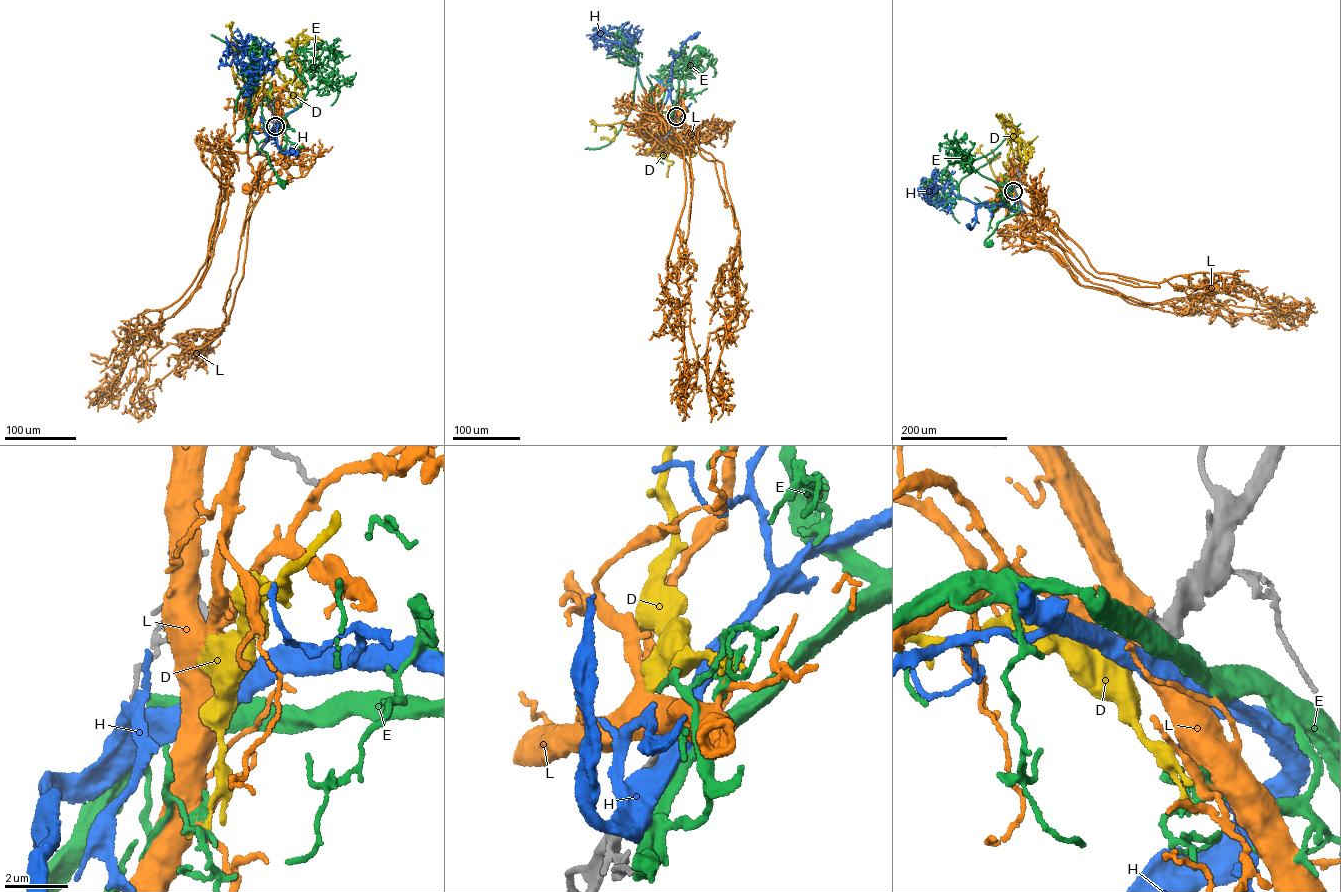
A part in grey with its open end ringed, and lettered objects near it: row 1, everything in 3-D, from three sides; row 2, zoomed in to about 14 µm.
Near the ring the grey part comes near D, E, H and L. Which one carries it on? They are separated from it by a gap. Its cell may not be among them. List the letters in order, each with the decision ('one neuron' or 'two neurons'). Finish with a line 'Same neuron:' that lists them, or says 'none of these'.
D: two neurons
E: two neurons
H: two neurons
L: two neurons
Same neuron: none of these

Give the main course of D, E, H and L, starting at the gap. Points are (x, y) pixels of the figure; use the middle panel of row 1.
D: (676, 115), (677, 107), (667, 111), (658, 135), (648, 129), (653, 153), (665, 158), (678, 142), (666, 143)
E: (677, 116), (670, 116), (679, 79), (693, 49), (702, 49)
H: (676, 115), (675, 117), (670, 98), (671, 68), (685, 42), (695, 35)
L: (676, 116), (671, 134), (682, 99), (682, 111)

